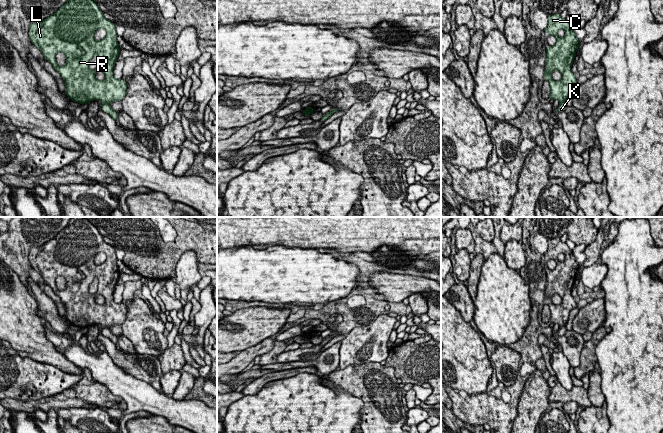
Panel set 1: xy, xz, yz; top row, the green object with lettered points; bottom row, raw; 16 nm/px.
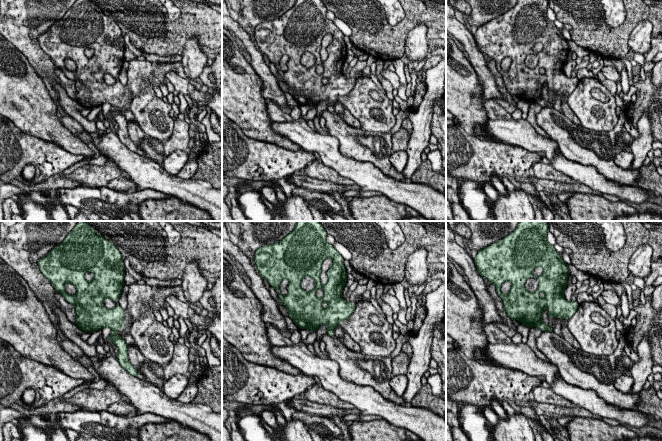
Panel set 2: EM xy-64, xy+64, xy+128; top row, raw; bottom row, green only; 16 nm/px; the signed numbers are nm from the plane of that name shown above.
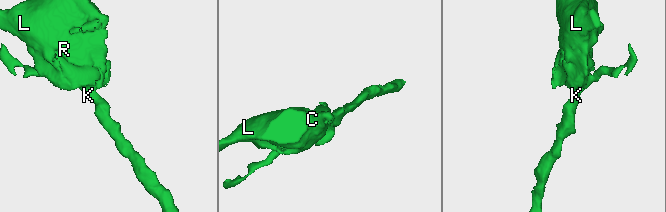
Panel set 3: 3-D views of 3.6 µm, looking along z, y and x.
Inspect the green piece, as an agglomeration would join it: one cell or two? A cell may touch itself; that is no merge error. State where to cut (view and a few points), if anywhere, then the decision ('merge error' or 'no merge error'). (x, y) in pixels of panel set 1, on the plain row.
xy (103, 326), (108, 328) | merge error

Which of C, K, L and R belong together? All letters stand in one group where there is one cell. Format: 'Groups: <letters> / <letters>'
Groups: C L R / K

